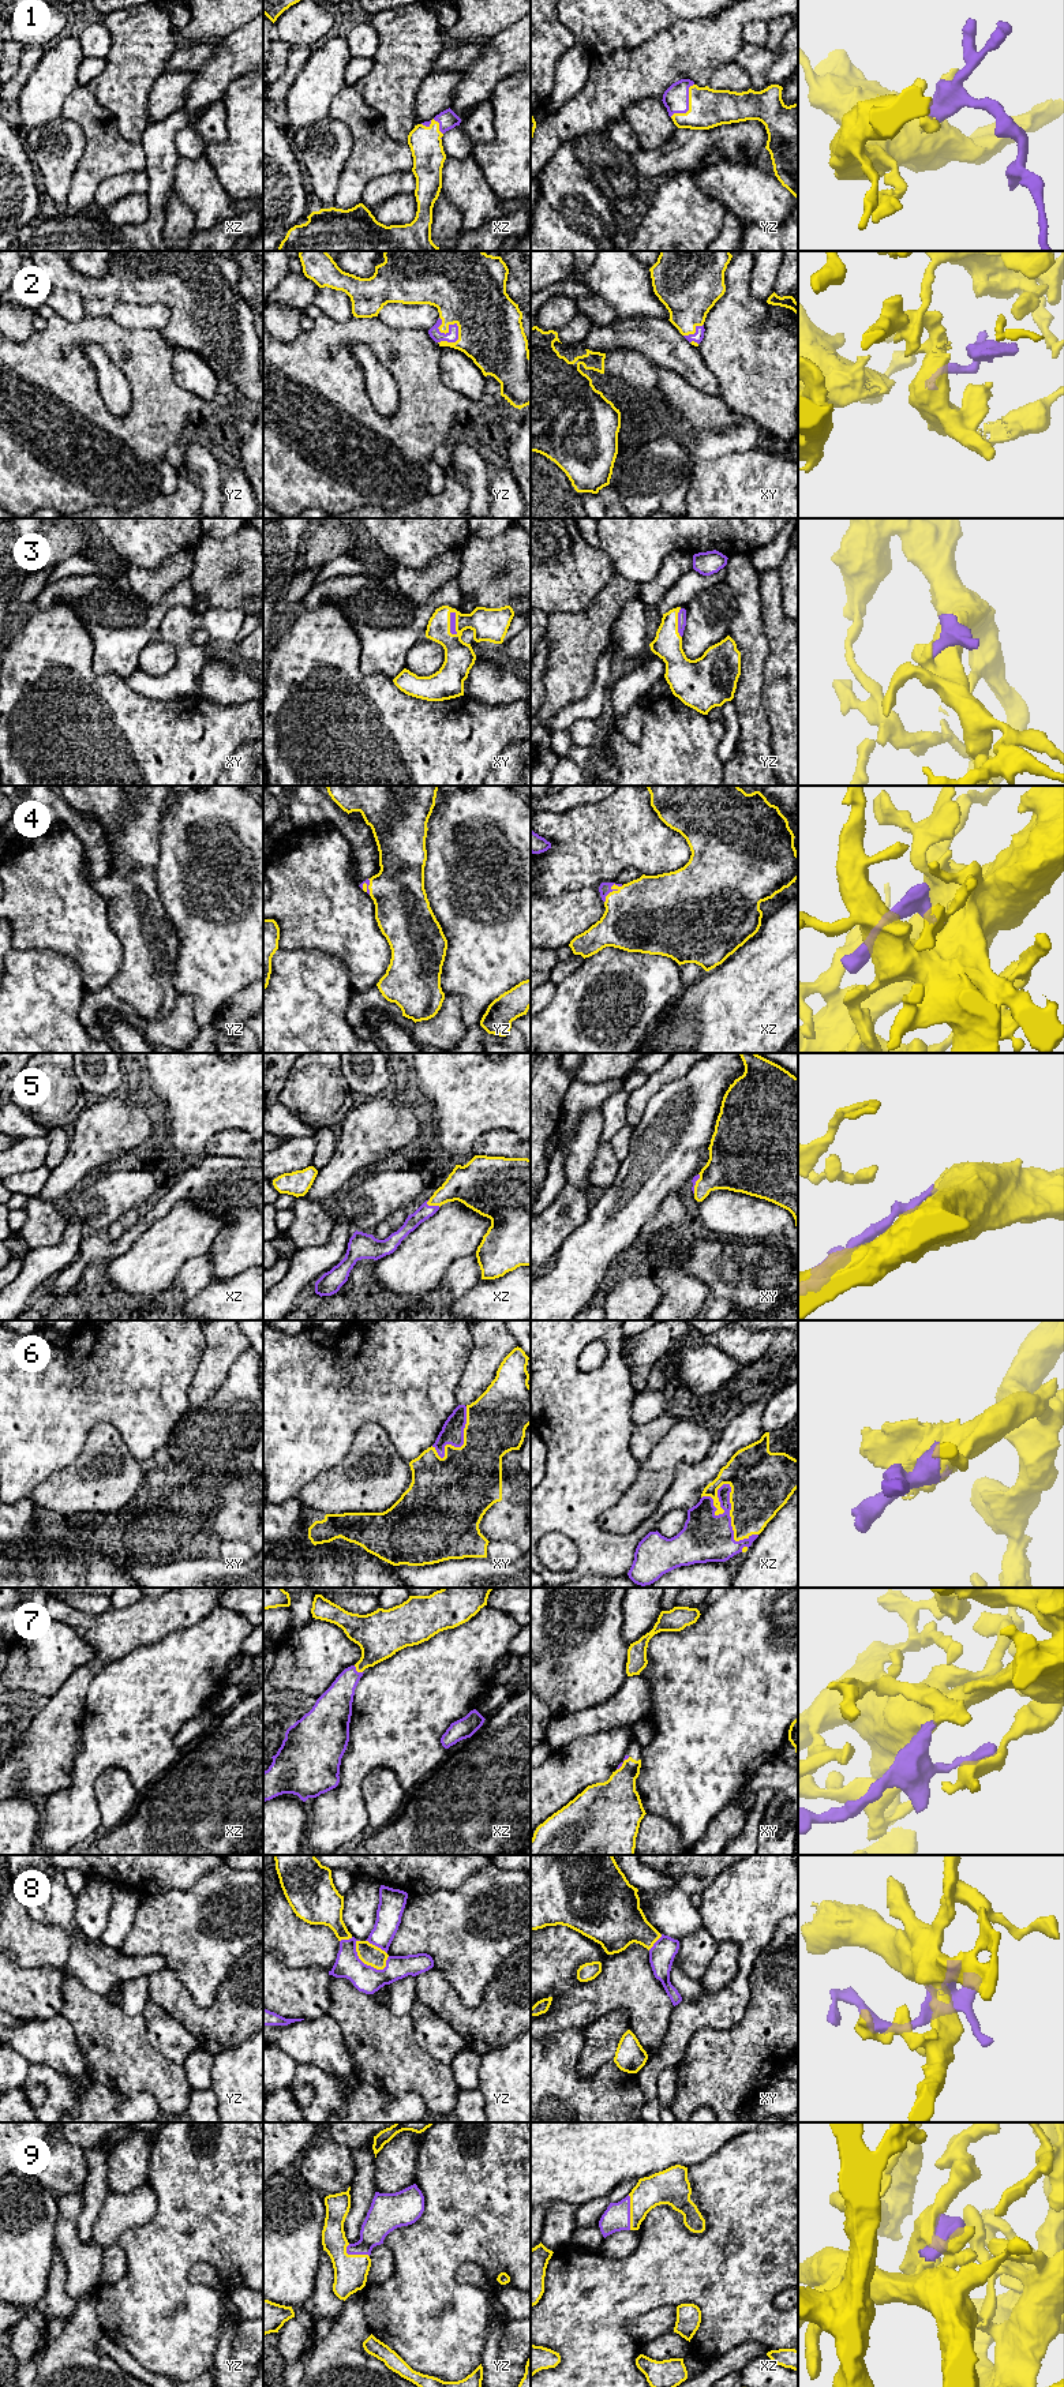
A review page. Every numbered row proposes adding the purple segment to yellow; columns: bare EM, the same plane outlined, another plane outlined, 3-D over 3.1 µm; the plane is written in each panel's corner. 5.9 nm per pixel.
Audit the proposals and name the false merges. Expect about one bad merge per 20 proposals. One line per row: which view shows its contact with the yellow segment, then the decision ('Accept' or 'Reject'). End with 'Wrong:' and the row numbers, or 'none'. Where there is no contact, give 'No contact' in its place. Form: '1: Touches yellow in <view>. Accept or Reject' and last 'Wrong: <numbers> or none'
1: Touches yellow in yz. Accept
2: Touches yellow in yz. Accept
3: Touches yellow in xy. Accept
4: Touches yellow in xz. Accept
5: Touches yellow in xz. Accept
6: Touches yellow in xz. Accept
7: Touches yellow in xz. Accept
8: Touches yellow in yz. Accept
9: Touches yellow in xz. Accept
Wrong: none

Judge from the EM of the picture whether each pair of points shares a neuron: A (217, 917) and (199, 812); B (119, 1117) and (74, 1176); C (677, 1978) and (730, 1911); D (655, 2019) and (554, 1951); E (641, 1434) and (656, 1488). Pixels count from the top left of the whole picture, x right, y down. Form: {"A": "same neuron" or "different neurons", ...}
{"A": "same neuron", "B": "same neuron", "C": "different neurons", "D": "same neuron", "E": "different neurons"}

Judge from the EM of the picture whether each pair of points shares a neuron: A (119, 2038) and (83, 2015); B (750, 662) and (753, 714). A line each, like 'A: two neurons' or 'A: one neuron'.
A: one neuron
B: one neuron

